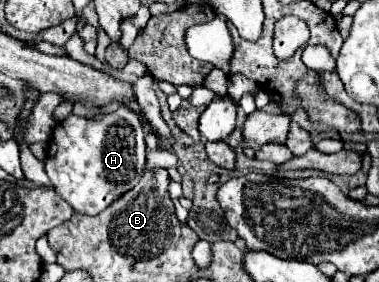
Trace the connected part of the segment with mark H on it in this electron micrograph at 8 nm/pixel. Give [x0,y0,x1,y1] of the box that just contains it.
[46,105,146,215]

